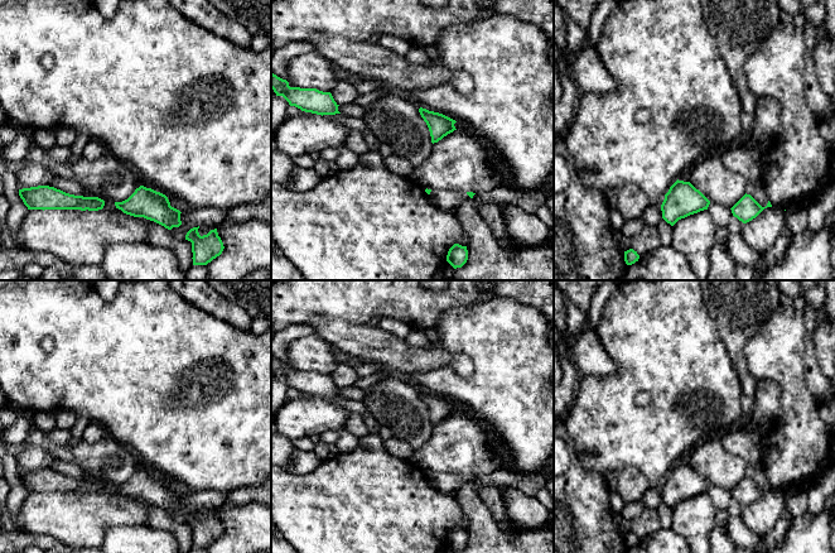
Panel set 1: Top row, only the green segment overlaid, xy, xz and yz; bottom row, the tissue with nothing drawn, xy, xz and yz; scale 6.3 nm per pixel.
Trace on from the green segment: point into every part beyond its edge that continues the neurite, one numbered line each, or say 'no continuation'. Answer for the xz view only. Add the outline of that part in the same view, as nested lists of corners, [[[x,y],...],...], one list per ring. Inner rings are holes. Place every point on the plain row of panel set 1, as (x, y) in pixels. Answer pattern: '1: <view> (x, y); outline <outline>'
no continuation

